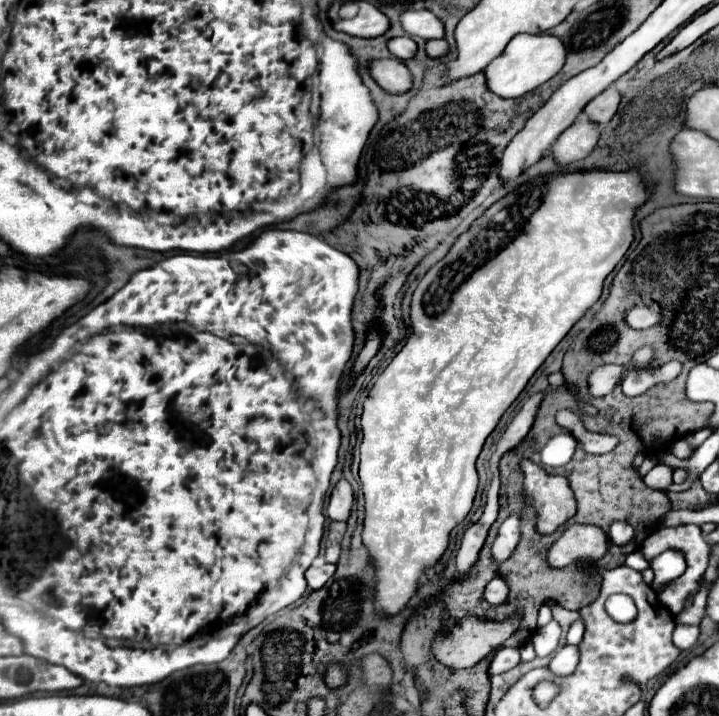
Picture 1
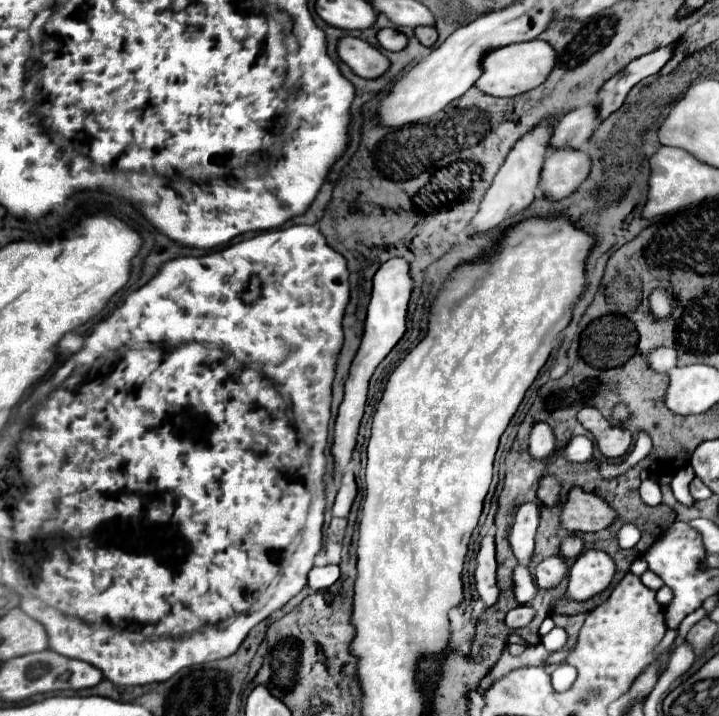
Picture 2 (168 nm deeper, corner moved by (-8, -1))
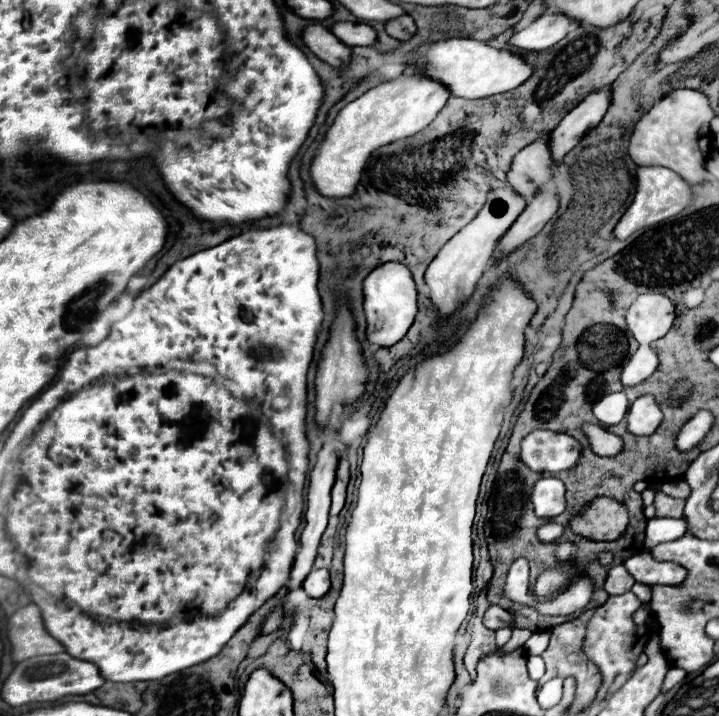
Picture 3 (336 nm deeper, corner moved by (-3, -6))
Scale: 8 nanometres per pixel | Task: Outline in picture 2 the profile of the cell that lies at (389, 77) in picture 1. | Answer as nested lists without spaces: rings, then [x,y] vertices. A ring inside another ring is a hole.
[[[343,37],[337,51],[341,61],[347,63],[351,71],[363,79],[377,79],[391,67],[389,59],[377,47],[355,37]]]

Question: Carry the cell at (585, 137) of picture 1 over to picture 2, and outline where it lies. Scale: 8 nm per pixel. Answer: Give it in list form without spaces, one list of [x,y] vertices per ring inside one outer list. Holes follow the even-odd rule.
[[[549,151],[541,171],[541,193],[549,199],[563,199],[587,179],[589,171],[589,155],[583,151]]]

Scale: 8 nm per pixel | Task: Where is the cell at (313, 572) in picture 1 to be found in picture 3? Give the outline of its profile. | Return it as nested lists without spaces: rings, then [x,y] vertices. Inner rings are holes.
[[[312,570],[302,588],[306,590],[306,594],[310,598],[322,598],[328,590],[330,590],[330,576],[328,576],[328,570]]]

